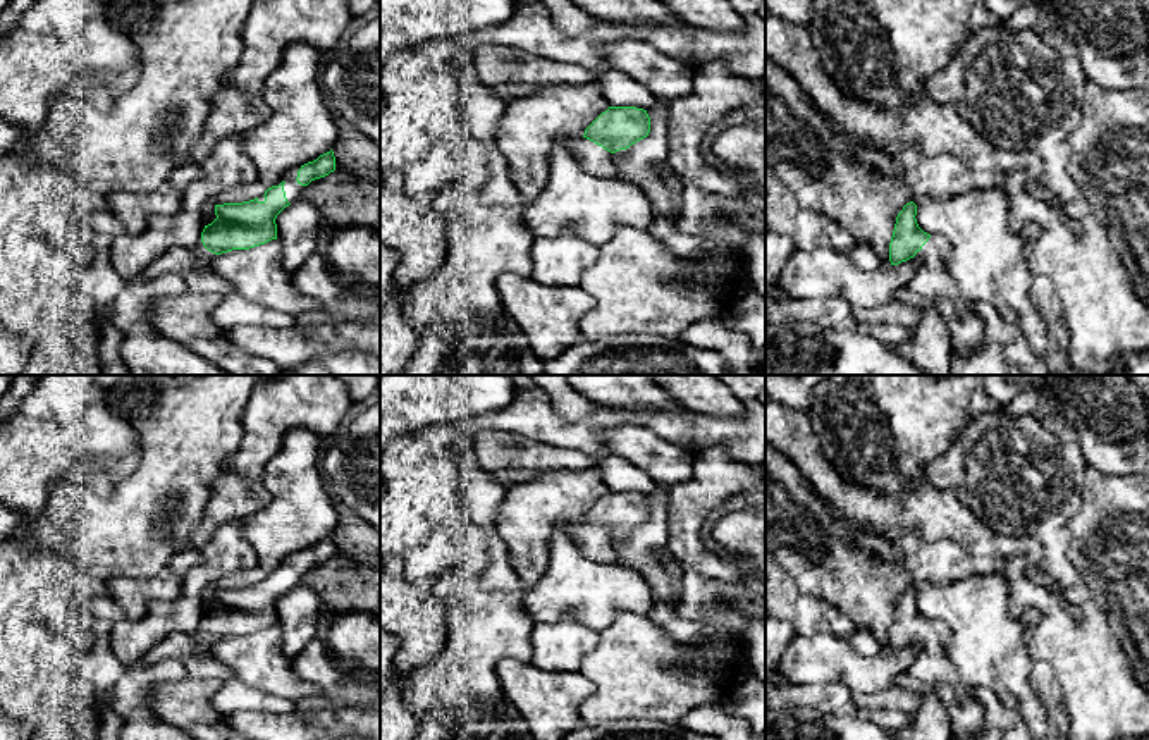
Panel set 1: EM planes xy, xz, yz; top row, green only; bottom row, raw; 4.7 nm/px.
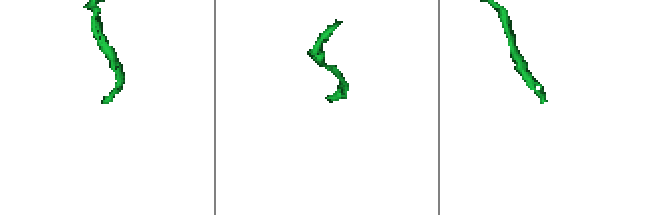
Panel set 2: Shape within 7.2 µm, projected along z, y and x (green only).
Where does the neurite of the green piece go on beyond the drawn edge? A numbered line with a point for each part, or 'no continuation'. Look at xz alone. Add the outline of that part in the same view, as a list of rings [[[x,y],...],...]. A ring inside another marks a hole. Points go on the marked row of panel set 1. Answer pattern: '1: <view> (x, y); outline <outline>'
1: xz (596, 159); outline [[[581,138],[576,143],[573,155],[583,163],[587,170],[604,177],[618,176],[616,153],[604,150],[593,141]]]

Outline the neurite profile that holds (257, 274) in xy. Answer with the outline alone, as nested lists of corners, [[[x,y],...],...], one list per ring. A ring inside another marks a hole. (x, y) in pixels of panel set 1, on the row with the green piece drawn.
[[[279,239],[217,255],[210,267],[232,286],[234,293],[261,306],[289,315],[322,308],[292,282],[284,268],[284,250]]]

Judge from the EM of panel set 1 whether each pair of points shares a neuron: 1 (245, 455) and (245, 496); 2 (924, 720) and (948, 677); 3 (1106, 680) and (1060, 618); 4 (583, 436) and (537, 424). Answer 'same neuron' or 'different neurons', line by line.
1: different neurons
2: different neurons
3: same neuron
4: same neuron

